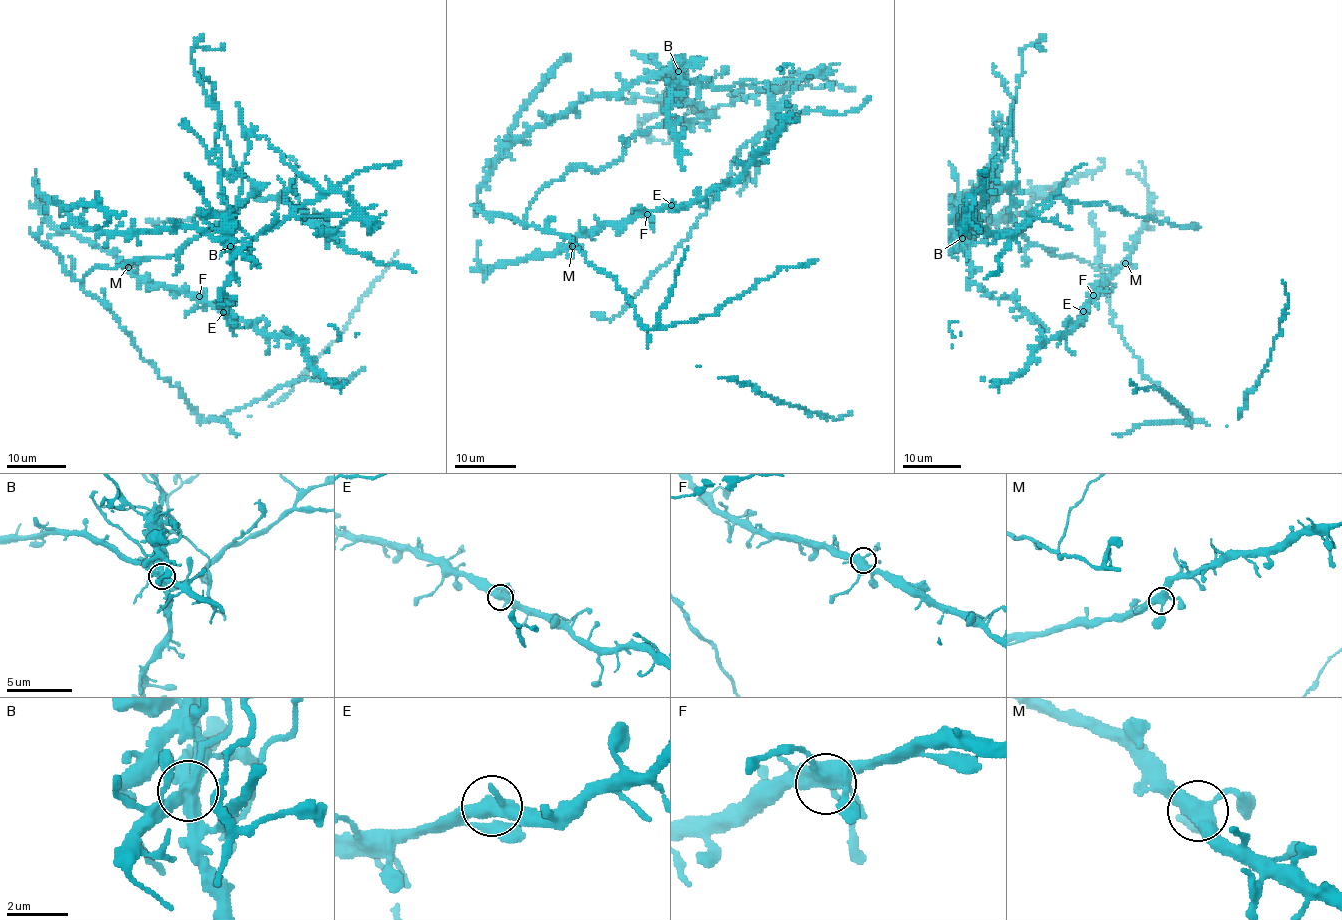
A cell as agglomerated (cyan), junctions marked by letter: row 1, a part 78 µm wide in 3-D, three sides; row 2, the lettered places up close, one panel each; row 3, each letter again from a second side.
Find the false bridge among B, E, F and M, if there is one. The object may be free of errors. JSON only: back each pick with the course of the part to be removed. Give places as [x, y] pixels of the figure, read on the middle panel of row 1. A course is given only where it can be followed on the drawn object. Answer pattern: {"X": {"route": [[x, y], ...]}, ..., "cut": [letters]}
{"B": {"route": [[677, 70], [668, 97], [707, 119], [574, 166], [526, 224], [568, 237], [648, 328], [818, 260]]}, "cut": ["B"]}

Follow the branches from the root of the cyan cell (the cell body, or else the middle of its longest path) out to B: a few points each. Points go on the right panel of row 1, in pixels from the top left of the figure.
B: (985, 199), (976, 209), (964, 212), (964, 234), (961, 237)

